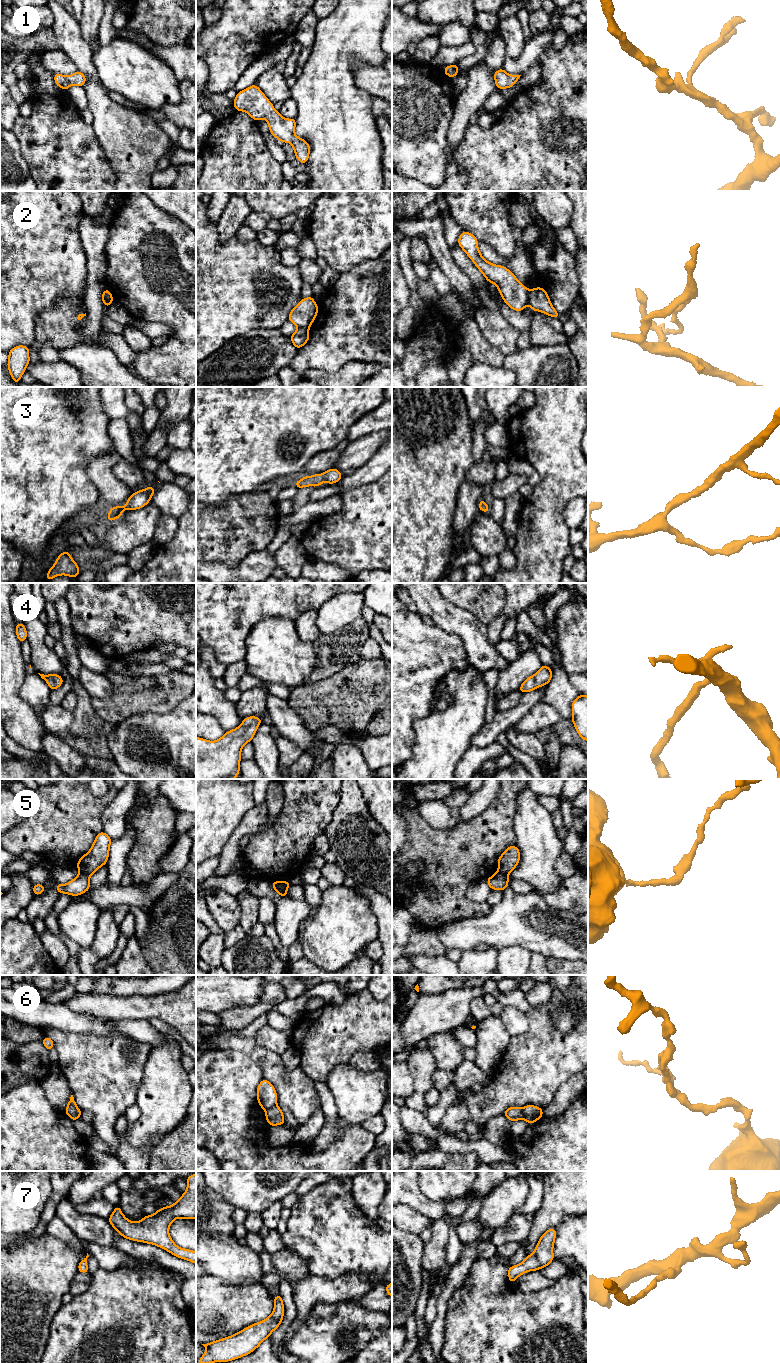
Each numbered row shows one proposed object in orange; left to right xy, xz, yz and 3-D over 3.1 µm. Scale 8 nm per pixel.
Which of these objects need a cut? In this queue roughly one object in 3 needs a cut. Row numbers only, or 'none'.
2, 5, 6

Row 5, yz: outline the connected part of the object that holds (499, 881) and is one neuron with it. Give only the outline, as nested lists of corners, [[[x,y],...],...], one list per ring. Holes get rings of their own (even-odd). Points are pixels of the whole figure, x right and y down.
[[[499,872],[495,873],[486,880],[491,890],[498,889],[504,892],[505,888],[509,885],[508,876]]]

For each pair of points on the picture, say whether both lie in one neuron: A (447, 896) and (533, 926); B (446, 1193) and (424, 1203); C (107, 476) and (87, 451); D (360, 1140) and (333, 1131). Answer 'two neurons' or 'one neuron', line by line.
A: two neurons
B: two neurons
C: two neurons
D: two neurons

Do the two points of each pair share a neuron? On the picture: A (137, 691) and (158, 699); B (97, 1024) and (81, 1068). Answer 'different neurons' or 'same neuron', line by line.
A: same neuron
B: different neurons

